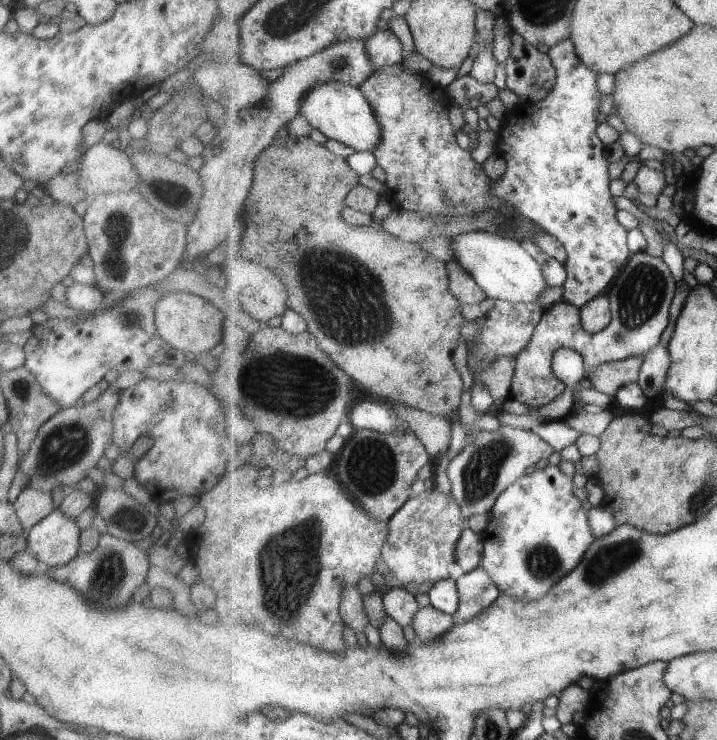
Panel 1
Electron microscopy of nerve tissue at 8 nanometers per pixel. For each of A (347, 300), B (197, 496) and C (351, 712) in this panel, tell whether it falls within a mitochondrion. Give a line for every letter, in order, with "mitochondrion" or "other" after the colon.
A: mitochondrion
B: other
C: other

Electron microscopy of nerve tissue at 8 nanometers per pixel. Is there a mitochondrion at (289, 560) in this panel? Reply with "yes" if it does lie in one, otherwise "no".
yes

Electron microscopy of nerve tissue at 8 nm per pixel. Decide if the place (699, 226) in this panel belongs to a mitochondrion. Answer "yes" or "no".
no

